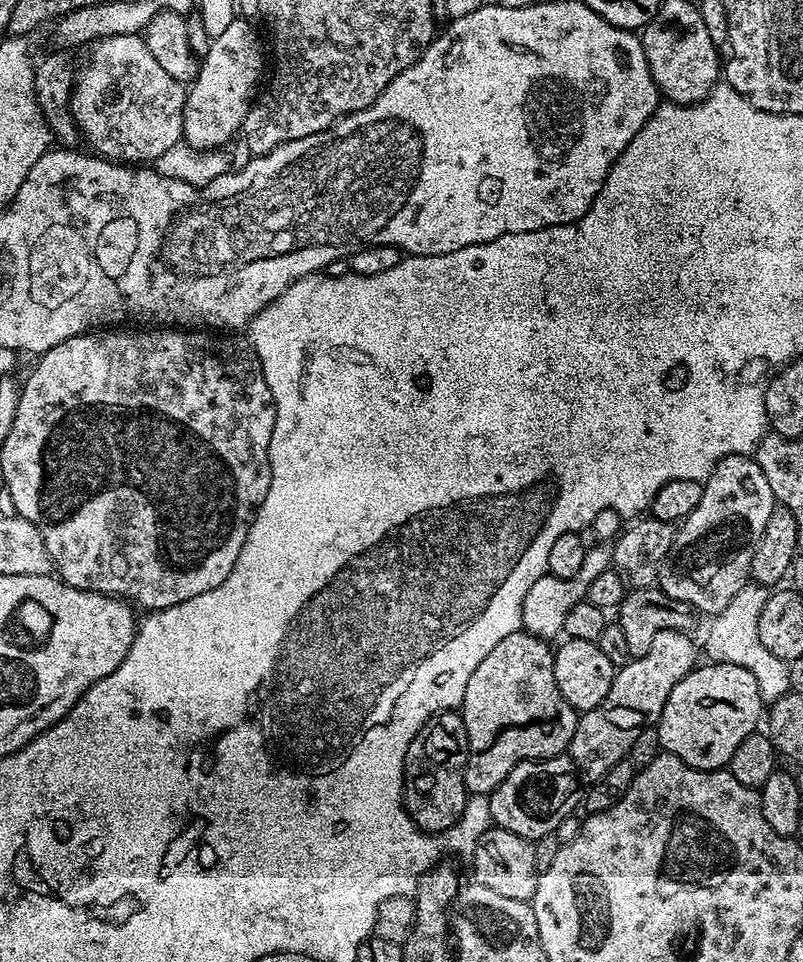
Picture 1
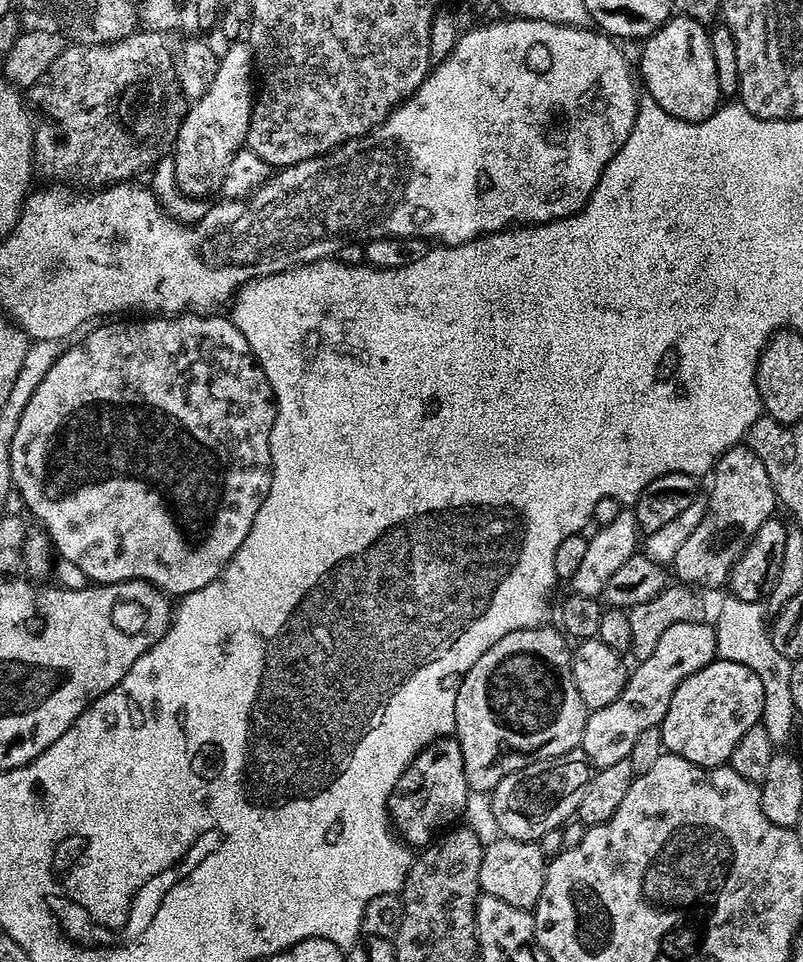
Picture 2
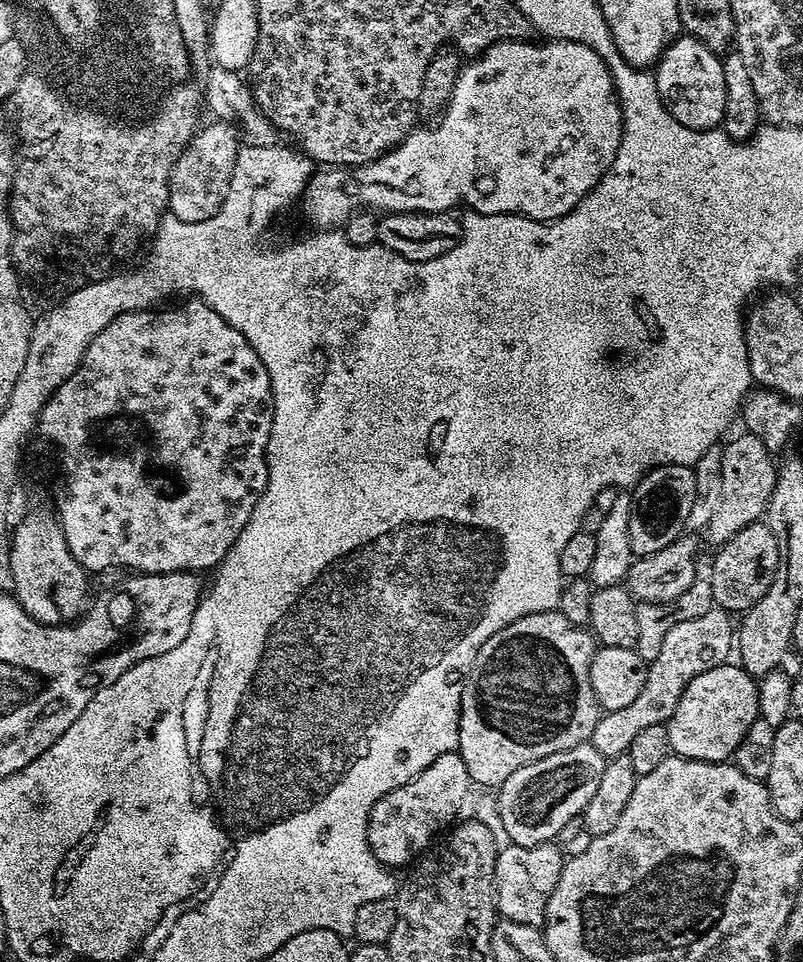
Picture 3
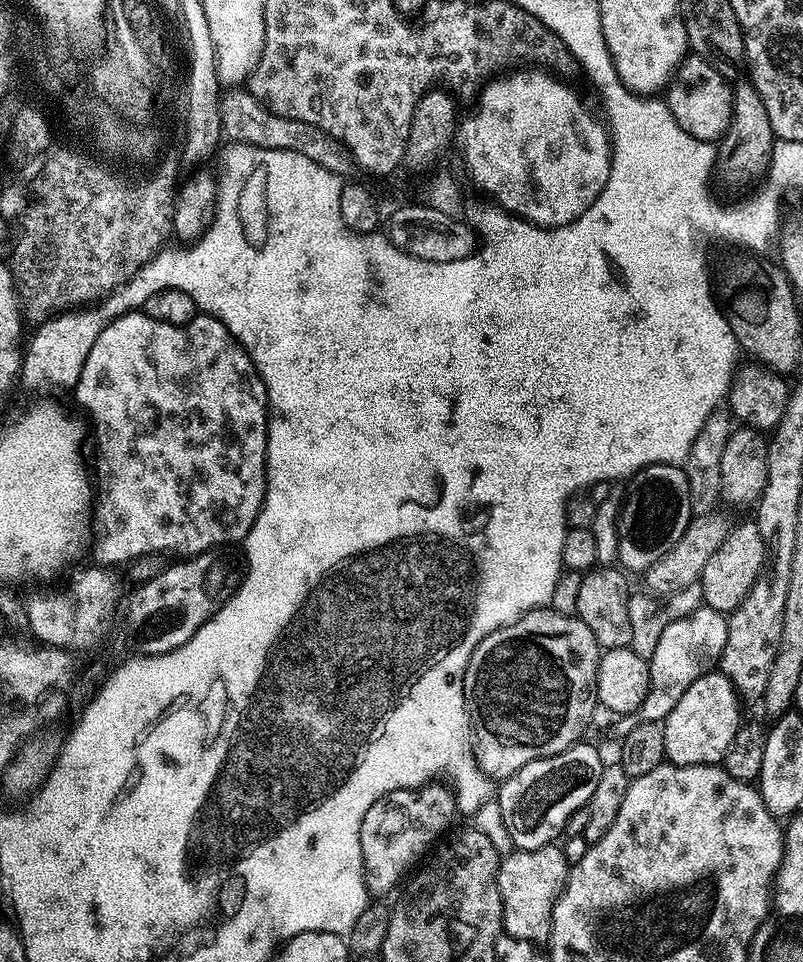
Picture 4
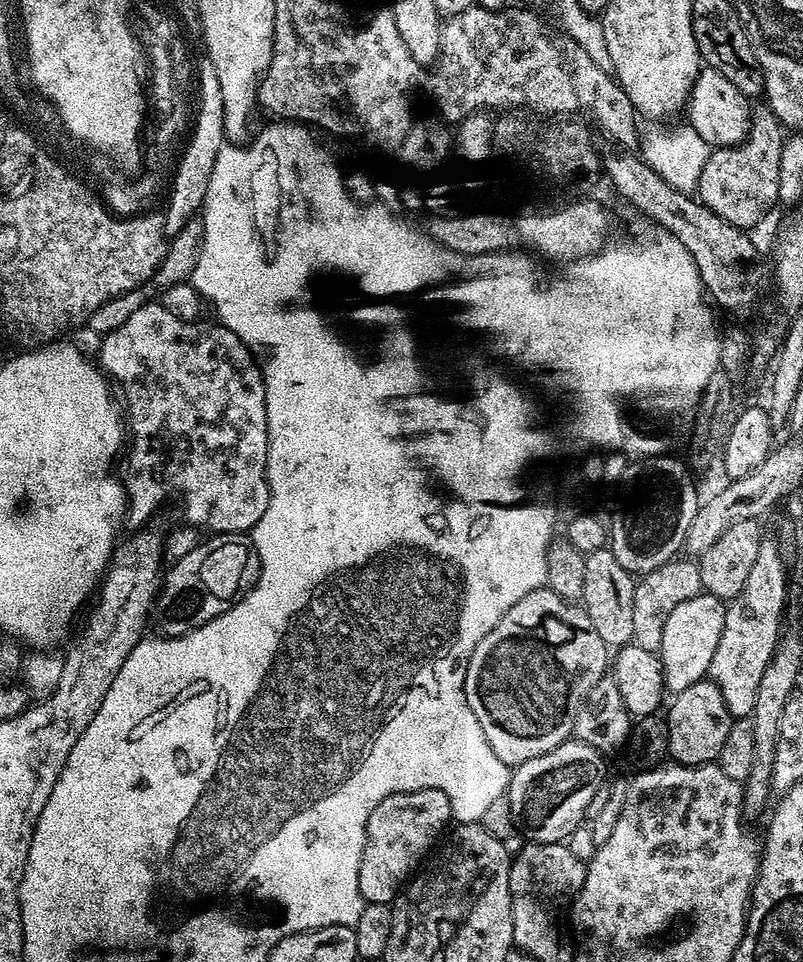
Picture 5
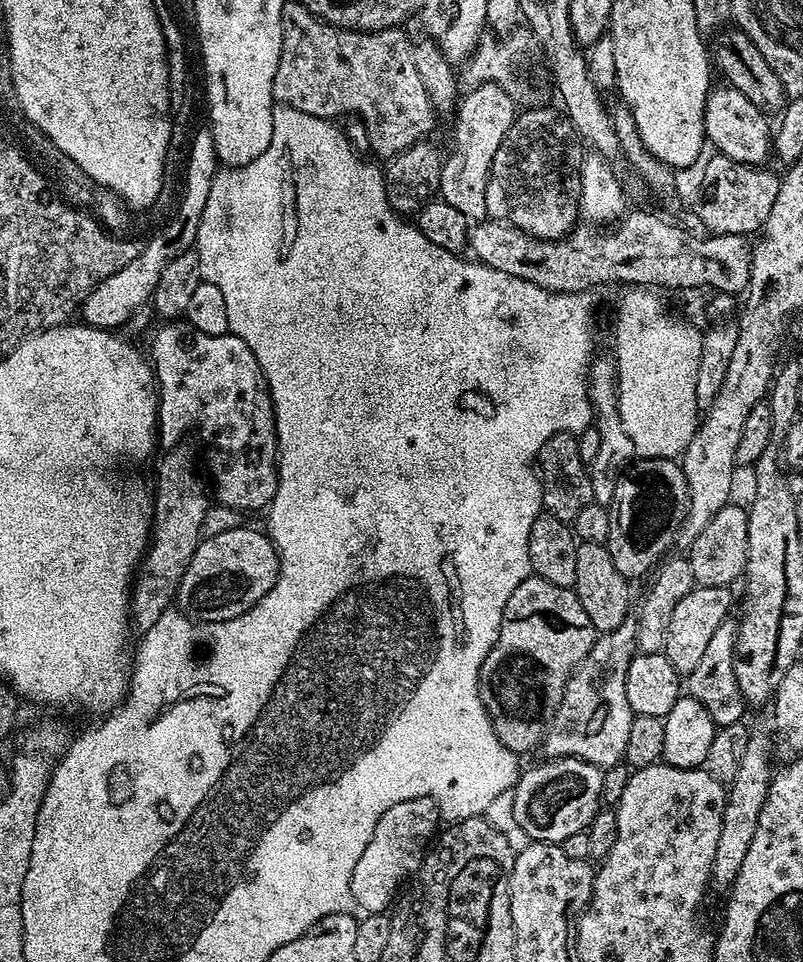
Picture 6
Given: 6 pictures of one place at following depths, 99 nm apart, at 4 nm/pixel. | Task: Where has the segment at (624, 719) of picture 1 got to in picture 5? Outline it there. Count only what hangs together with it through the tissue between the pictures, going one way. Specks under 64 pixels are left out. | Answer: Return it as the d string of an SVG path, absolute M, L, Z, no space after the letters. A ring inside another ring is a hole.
M707 594L686 598L686 602L681 602L671 612L670 618L666 618L658 655L664 671L664 687L669 693L686 690L686 686L694 686L694 682L707 677L710 662L714 659L714 650L718 650L718 638L722 638L722 626L725 622L725 601Z

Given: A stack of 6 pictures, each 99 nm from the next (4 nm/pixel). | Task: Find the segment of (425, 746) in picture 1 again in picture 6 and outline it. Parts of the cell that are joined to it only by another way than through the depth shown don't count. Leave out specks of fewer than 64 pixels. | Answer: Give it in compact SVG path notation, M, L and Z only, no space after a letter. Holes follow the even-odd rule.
M431 796L398 802L398 806L390 806L390 810L378 818L378 826L374 826L374 834L370 842L366 842L366 850L362 850L362 858L358 858L350 878L352 902L357 909L361 908L361 913L384 914L393 907L396 891L403 886L407 876L408 879L415 877L441 824L440 807Z

